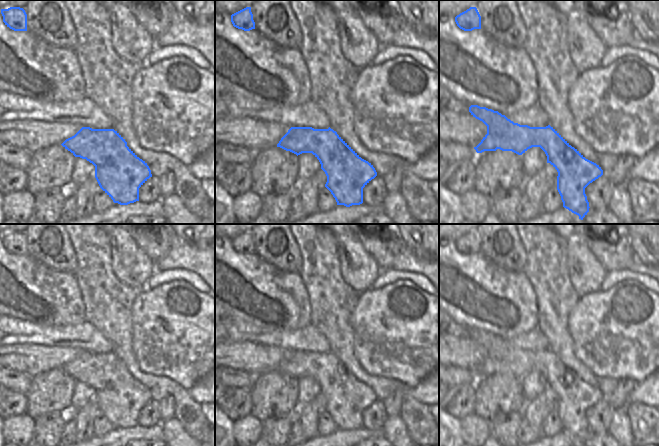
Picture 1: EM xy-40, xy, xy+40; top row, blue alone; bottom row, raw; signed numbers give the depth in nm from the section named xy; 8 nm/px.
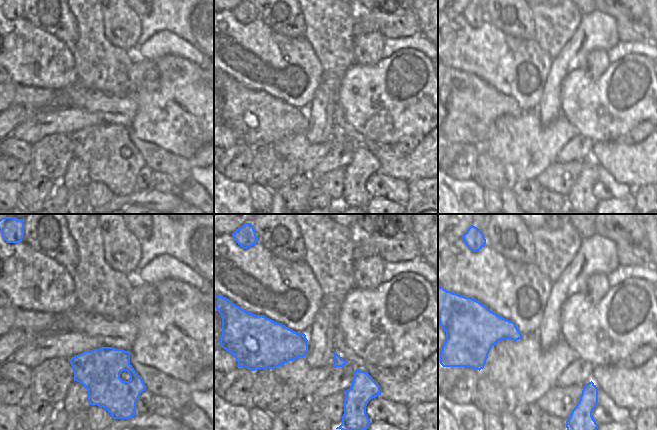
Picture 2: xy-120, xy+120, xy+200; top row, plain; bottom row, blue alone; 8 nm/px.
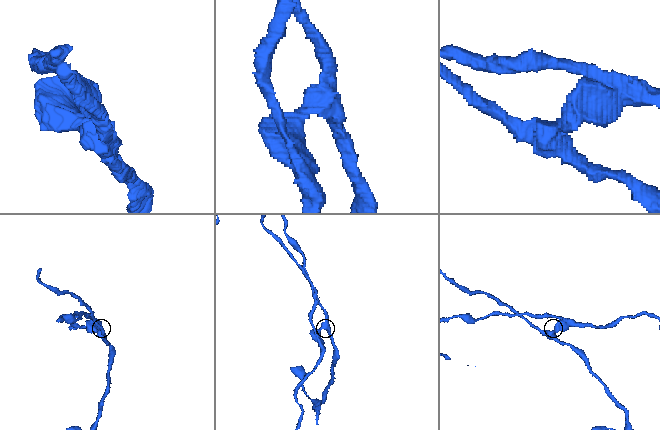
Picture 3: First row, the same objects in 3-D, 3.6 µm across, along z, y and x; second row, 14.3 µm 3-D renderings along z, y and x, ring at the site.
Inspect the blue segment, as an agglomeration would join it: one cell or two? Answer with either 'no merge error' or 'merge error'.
merge error

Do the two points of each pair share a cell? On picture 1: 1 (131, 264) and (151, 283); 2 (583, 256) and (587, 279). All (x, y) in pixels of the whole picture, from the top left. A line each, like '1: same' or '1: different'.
1: different
2: same

